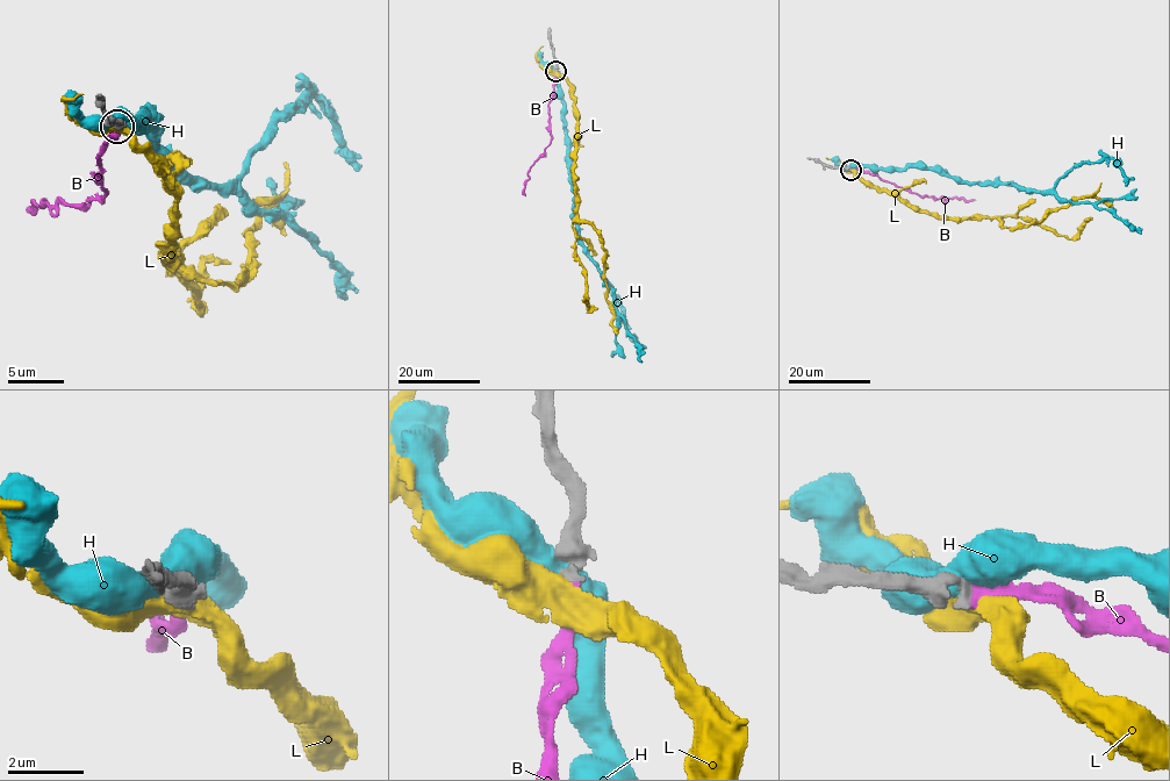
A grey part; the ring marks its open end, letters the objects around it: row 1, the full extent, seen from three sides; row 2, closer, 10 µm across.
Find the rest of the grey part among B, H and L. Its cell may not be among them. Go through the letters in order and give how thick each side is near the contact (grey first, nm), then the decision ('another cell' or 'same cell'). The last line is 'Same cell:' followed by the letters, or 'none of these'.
B: 380 nm thick on the grey side, 400 nm on the other; same cell
H: 700 nm thick on the grey side, 600 nm on the other; another cell
L: 320 nm thick on the grey side, 440 nm on the other; another cell
Same cell: B

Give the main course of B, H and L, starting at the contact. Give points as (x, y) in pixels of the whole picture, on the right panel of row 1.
B: (851, 169), (875, 173), (923, 196), (976, 199)
H: (848, 167), (939, 169), (968, 181), (1049, 191), (1076, 166), (1113, 158), (1125, 186)
L: (849, 170), (920, 210), (996, 217), (1005, 227), (1040, 223), (1084, 198), (1099, 198), (1112, 209)

